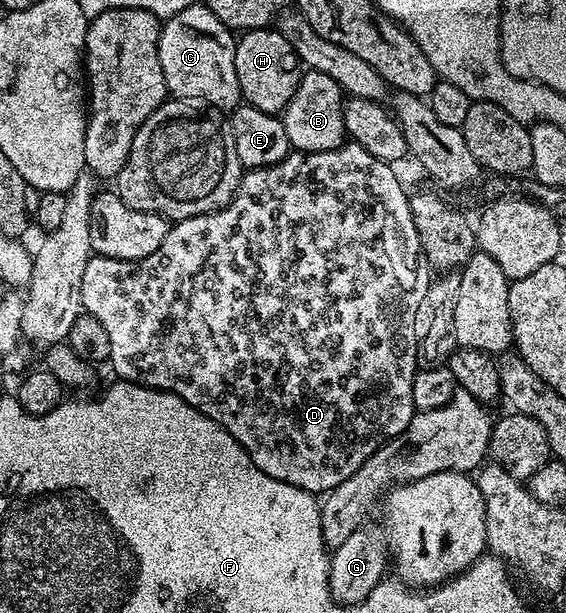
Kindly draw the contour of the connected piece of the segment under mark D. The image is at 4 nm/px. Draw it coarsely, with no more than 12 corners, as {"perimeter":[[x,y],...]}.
{"perimeter":[[350,141],[92,254],[120,380],[328,493],[415,415],[433,272]]}

